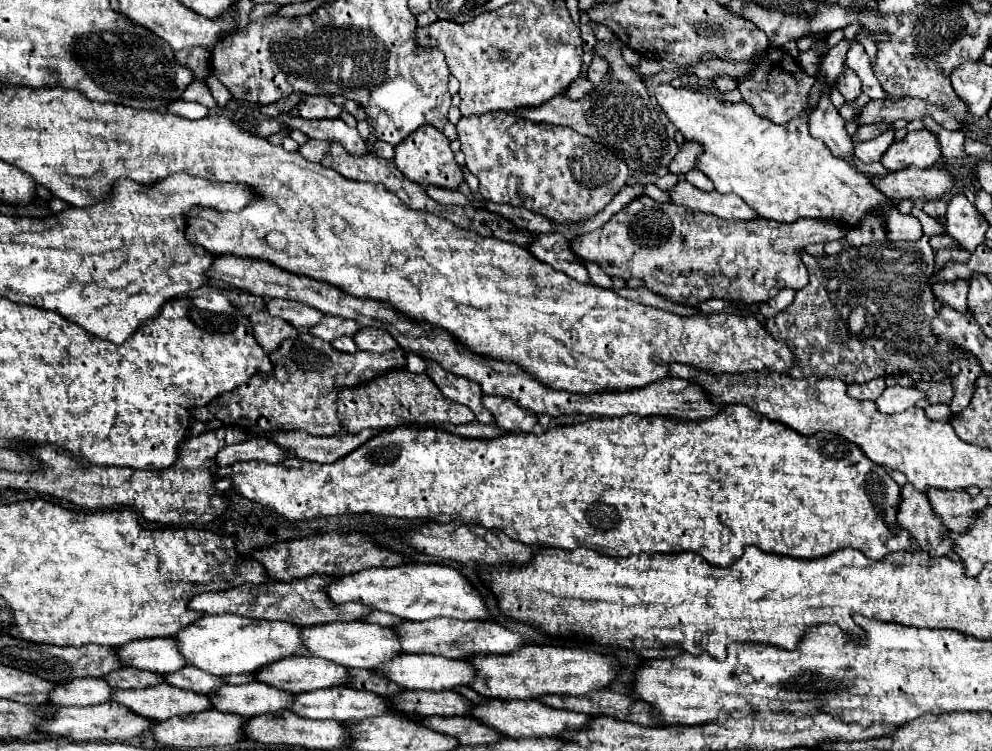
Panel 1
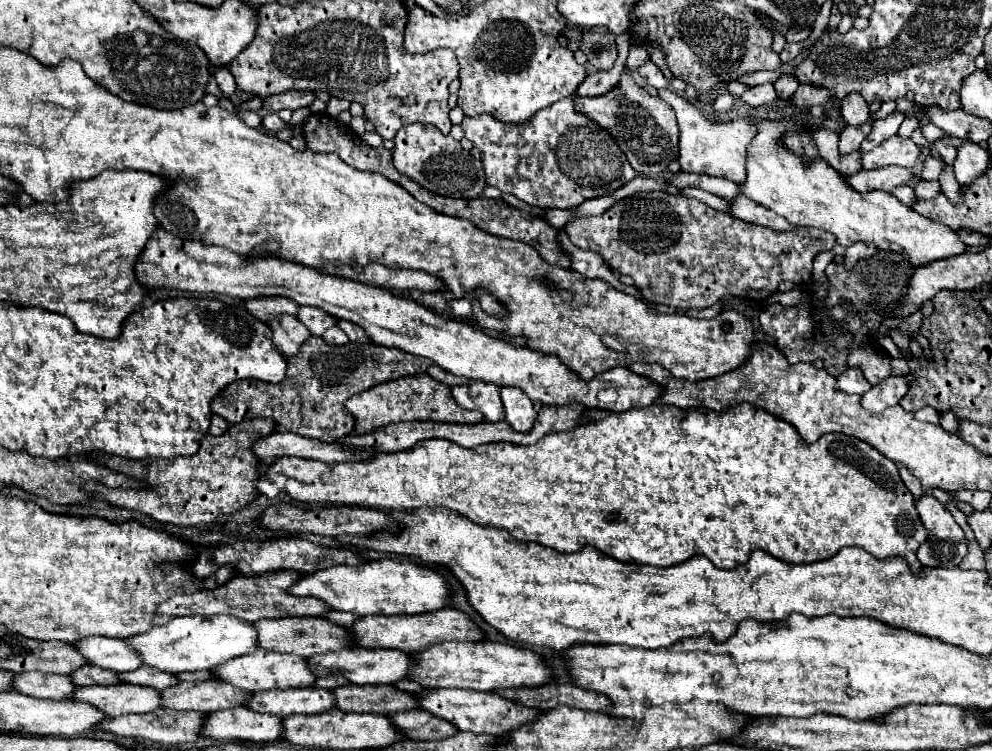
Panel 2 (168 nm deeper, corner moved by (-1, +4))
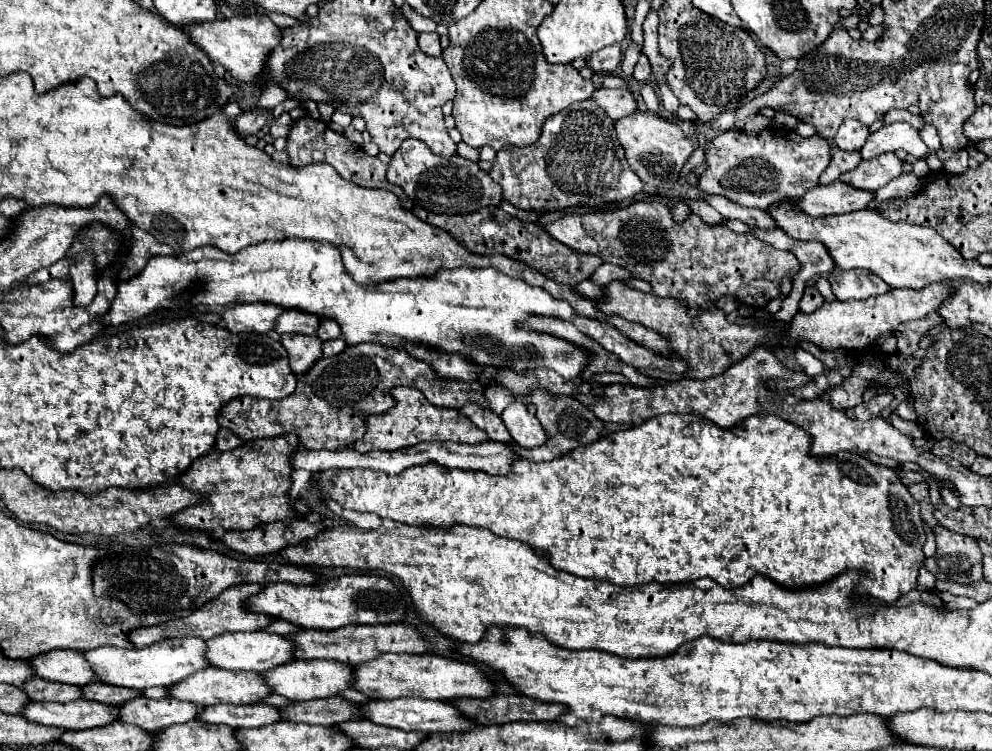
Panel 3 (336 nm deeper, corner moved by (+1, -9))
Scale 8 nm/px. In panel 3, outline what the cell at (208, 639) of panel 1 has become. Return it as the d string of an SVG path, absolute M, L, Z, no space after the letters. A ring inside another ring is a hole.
M183 637L183 639L163 639L143 649L119 649L119 647L95 647L83 653L89 661L95 677L101 683L115 685L115 687L129 687L129 689L147 689L147 687L167 687L177 681L187 679L199 669L209 667L203 655L205 641L199 637Z

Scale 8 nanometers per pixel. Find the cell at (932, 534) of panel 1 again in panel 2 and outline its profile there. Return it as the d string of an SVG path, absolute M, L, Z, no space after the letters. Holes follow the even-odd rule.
M923 494L919 500L915 500L915 508L929 532L927 542L917 550L919 562L923 566L959 566L967 556L967 540L951 512L937 502L933 494Z

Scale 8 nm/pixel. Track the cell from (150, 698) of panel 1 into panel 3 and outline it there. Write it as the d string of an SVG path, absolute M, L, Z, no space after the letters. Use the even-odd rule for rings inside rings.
M75 699L69 703L29 703L23 707L21 715L31 723L79 731L113 723L117 709L97 701Z

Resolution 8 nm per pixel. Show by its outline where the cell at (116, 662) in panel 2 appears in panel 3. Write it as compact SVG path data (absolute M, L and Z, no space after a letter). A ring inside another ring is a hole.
M47 651L39 657L27 659L33 669L33 675L45 681L85 685L97 677L91 673L89 663L77 651Z

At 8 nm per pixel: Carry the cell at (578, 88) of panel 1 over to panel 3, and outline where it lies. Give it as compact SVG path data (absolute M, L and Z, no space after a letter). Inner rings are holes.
M601 87L601 89L595 91L593 99L613 119L623 119L623 117L637 111L637 97L625 87L621 87L621 89L605 89L605 87Z

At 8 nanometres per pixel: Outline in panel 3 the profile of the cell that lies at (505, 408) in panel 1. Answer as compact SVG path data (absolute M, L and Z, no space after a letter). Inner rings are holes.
M513 401L501 415L501 419L505 421L513 441L519 447L525 449L533 449L533 447L541 447L547 441L547 433L543 429L543 425L539 423L539 419L535 415L527 413L527 407L519 401Z

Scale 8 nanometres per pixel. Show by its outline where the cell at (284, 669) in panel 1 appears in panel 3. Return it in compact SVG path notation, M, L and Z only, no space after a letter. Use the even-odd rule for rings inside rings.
M207 667L201 669L199 673L193 673L193 677L187 677L175 685L167 687L167 697L173 697L177 701L189 701L195 705L217 705L217 703L233 703L233 705L249 705L255 703L263 697L269 697L271 689L265 685L261 673L253 671L225 671L225 669L215 669Z

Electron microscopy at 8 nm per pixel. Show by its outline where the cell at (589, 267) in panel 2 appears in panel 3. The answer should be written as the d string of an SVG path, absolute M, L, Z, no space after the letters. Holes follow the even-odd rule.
M603 263L593 275L591 275L591 281L595 283L595 285L607 285L607 283L611 283L611 281L615 281L615 279L619 279L619 281L627 281L627 279L633 279L631 277L631 273L627 273L627 269L621 269L619 265L611 265L611 263Z

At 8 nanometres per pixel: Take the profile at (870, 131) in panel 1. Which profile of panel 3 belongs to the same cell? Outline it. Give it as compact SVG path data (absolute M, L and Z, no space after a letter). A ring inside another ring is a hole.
M839 149L839 151L833 153L829 167L821 173L819 183L821 183L821 185L829 185L829 183L837 181L841 173L855 169L859 163L861 163L861 155L859 155L859 151L847 153L847 151L841 151L841 149Z

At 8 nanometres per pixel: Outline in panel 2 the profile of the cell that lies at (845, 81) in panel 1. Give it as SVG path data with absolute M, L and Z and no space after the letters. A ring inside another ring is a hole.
M853 92L853 94L845 96L845 100L841 100L841 110L843 110L845 122L851 126L859 126L869 120L869 104L865 104L865 100L861 100L861 96L857 96L857 92Z

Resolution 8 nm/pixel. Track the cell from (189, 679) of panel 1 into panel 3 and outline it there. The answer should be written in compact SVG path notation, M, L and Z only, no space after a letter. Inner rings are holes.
M87 683L81 687L81 697L89 699L89 701L97 701L97 703L105 703L105 705L119 705L131 697L141 695L139 691L133 689L121 689L121 687L113 687L107 683Z

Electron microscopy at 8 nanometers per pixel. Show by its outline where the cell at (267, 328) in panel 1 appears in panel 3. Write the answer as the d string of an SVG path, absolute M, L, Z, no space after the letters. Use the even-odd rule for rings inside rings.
M283 335L281 343L289 353L289 365L297 375L303 375L305 369L311 369L311 365L323 357L321 341L311 335Z

